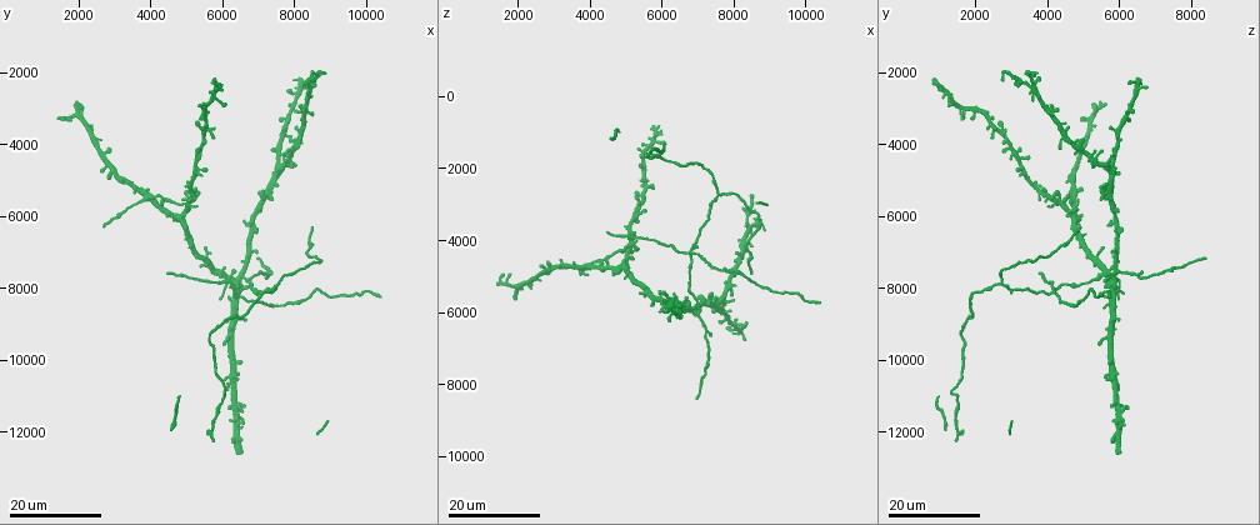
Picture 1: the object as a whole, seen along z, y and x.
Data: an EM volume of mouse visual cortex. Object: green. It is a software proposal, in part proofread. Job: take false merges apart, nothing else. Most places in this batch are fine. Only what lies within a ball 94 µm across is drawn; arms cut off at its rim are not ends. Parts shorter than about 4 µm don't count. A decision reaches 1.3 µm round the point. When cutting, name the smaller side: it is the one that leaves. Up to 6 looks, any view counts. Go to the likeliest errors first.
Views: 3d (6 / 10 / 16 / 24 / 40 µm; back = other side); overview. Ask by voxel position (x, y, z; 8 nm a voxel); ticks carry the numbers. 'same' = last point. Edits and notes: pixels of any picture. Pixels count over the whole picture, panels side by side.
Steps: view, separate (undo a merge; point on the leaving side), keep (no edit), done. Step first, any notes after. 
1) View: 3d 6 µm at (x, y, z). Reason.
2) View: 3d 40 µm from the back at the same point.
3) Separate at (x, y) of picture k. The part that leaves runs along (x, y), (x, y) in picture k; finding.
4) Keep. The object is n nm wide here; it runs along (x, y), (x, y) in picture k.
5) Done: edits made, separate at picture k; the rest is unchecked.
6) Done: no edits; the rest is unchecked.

View: 3d 24 µm at (3800, 5500, 4700).

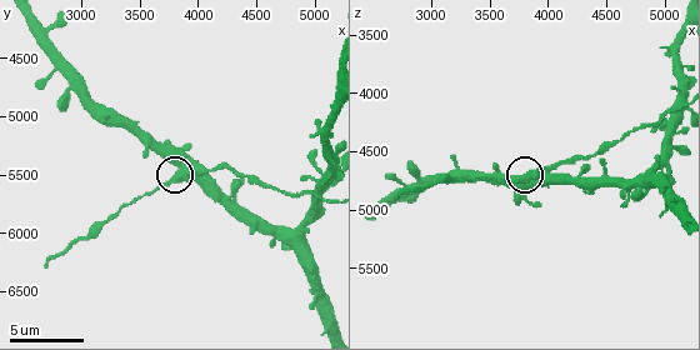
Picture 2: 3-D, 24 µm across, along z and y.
View: 3d 10 µm at (3860, 5460, 4700).

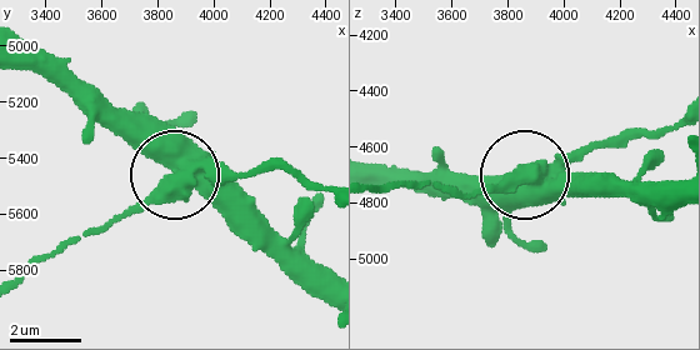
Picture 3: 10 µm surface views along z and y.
Separate at (143, 201) of picture 3. The side arm is 12 µm long; the part that leaves runs along (188, 173), (293, 173), (328, 188) in picture 3; a second neuron is stuck on.

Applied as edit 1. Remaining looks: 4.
View: overview. Redraw.

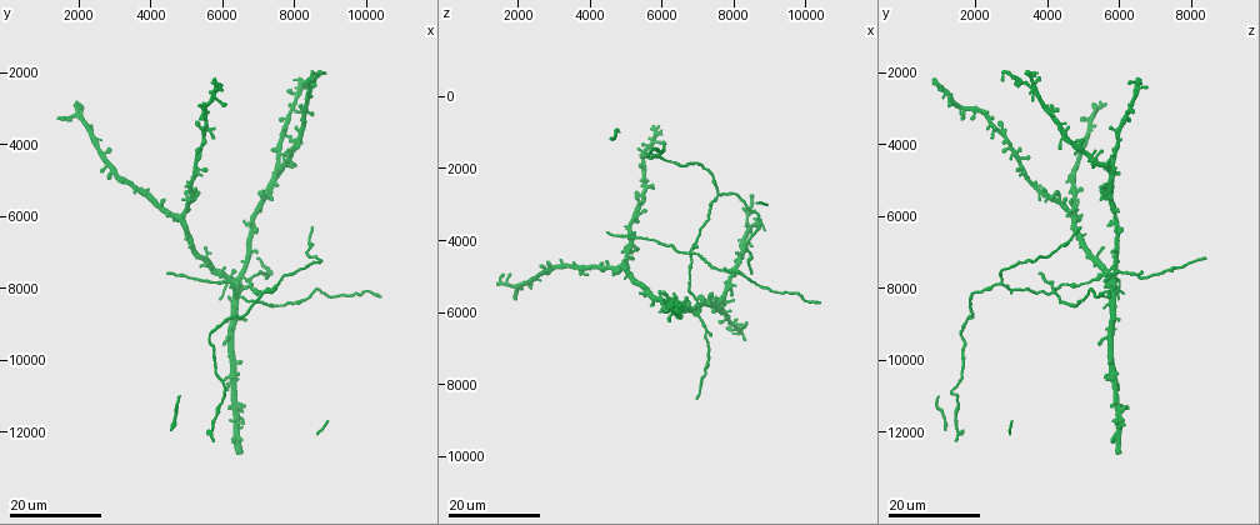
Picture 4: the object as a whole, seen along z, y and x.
View: 3d 24 µm at (6800, 7700, 5400). Two arms in line, one across.

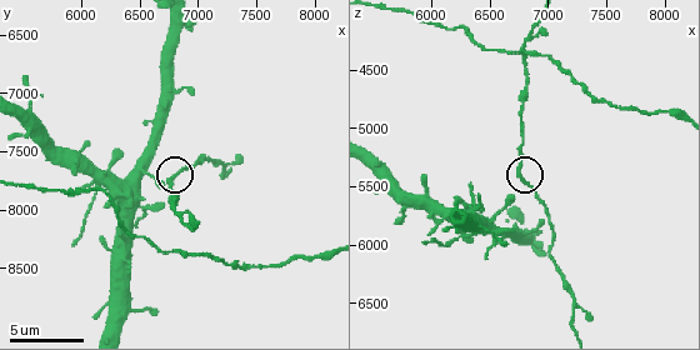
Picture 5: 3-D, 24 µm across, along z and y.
View: 3d 6 µm at (6800, 7720, 5440).

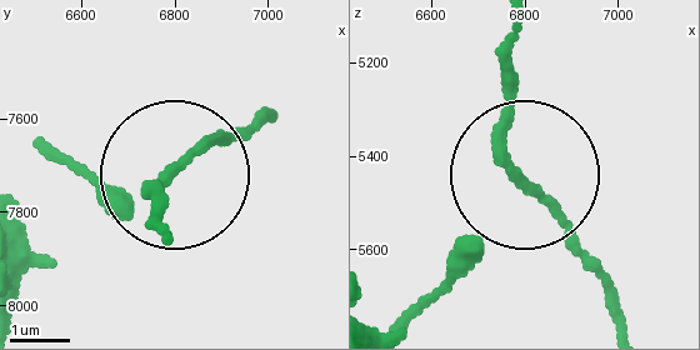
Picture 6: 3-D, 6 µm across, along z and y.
Keep. 3 arms meet here; it runs along (514, 25), (514, 160), (613, 289) in picture 6; all the same neuron.

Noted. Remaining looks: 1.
Done: edits made, separate at picture 3; the rest is unchecked.

